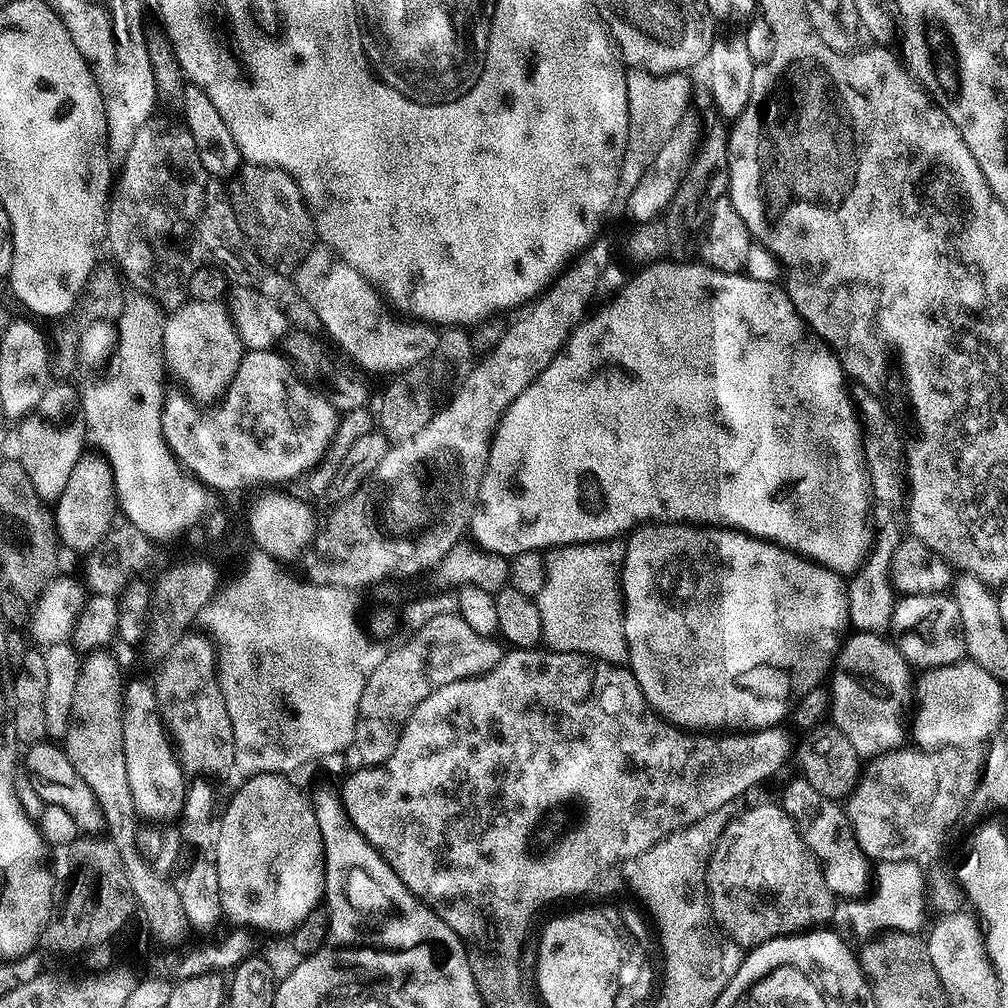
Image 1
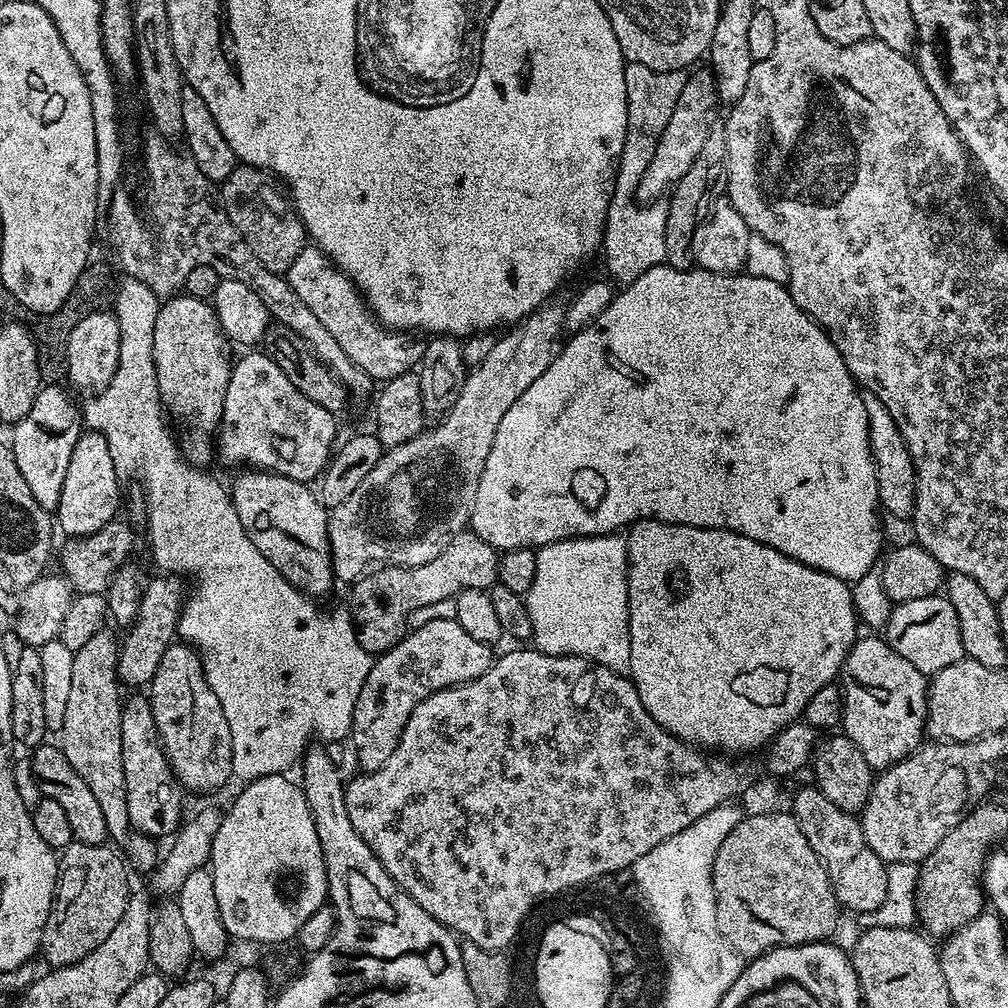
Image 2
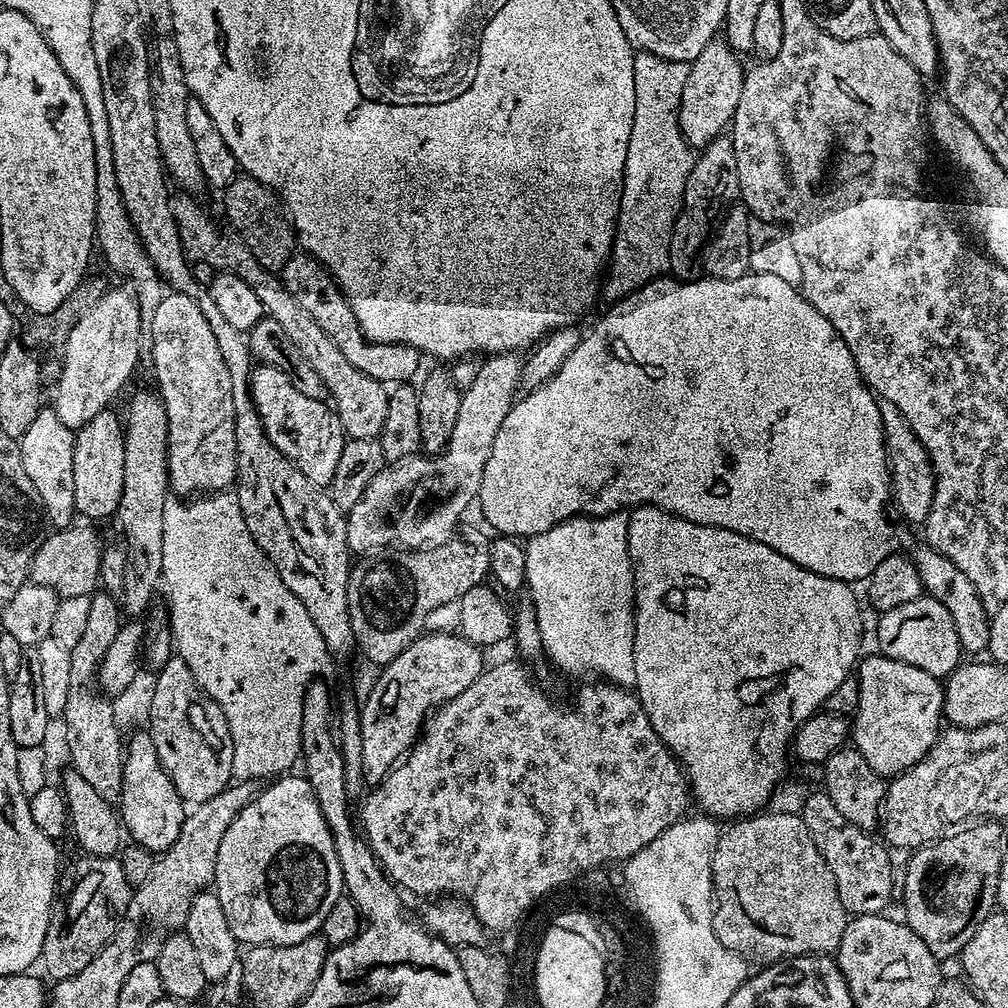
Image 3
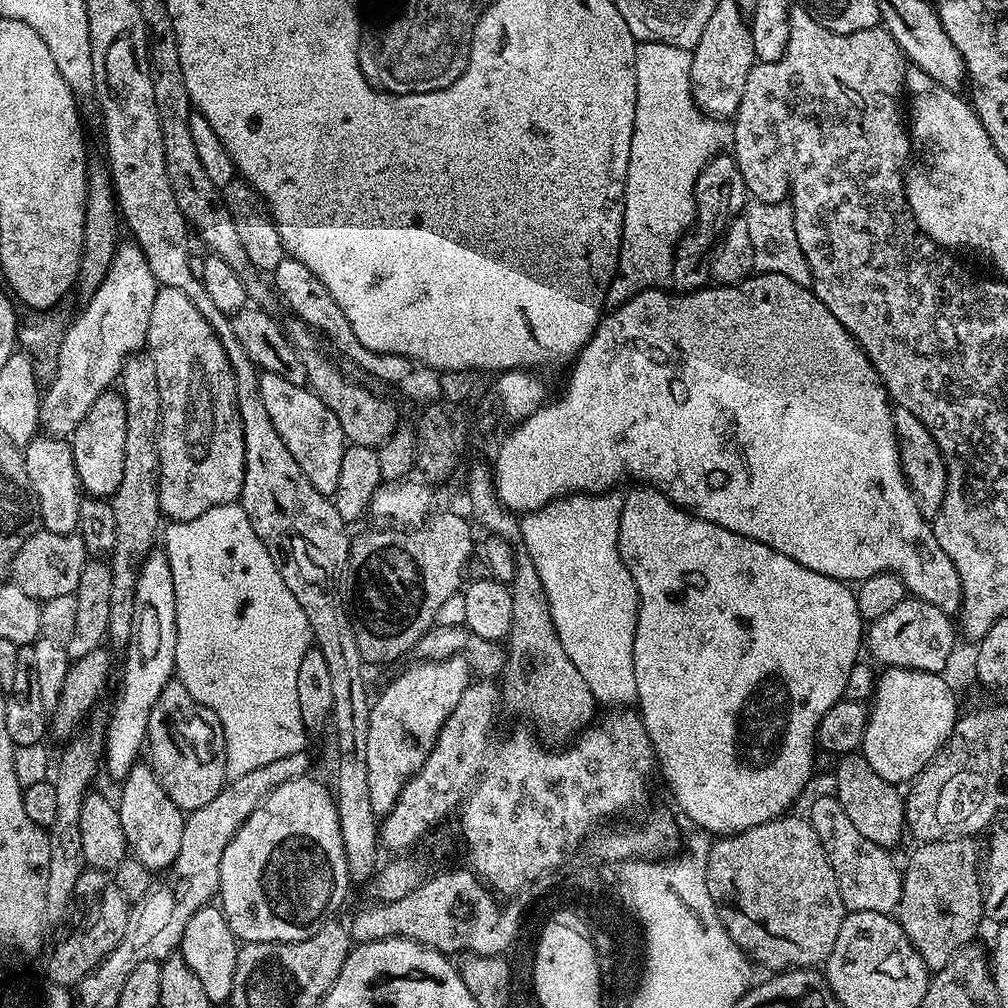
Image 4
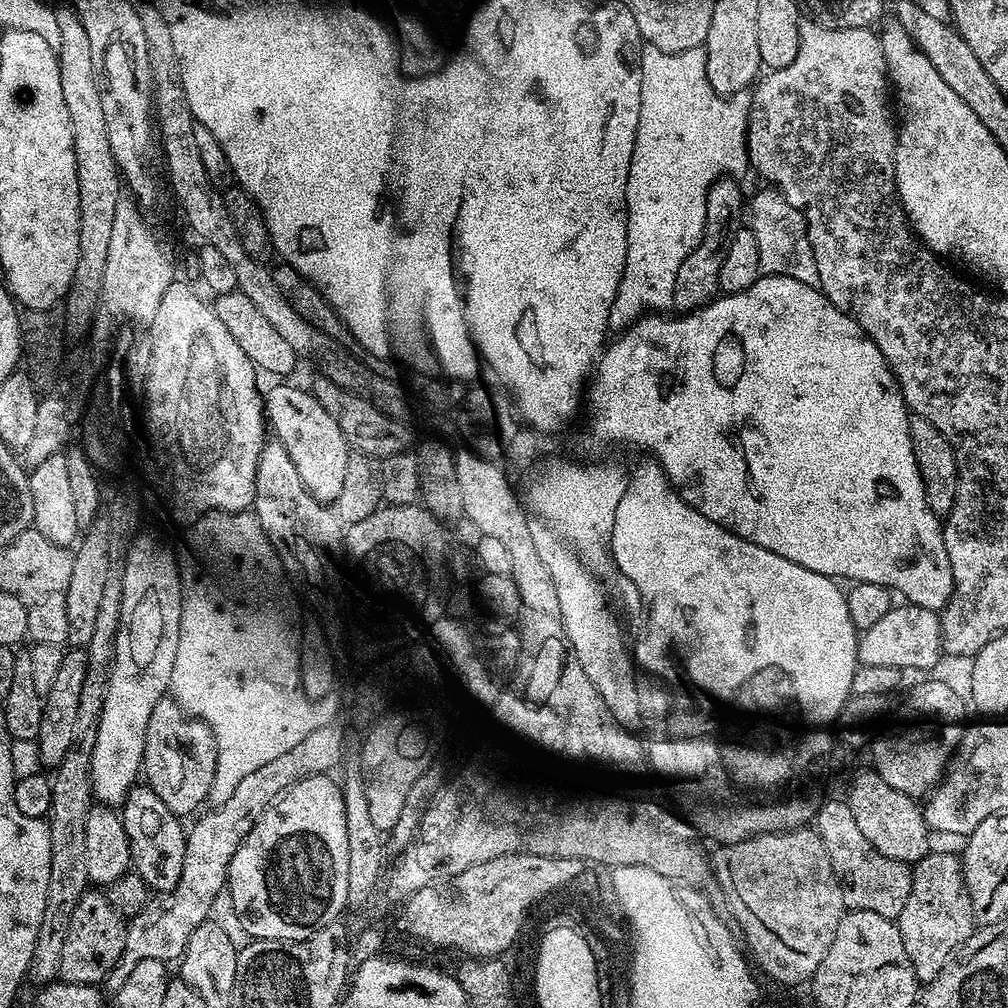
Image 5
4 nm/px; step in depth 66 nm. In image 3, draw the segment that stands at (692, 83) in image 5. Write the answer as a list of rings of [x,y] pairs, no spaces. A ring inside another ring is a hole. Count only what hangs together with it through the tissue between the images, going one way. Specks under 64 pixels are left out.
[[[636,52],[634,55],[634,74],[636,81],[634,82],[634,98],[636,105],[634,106],[634,126],[630,130],[630,146],[626,150],[626,166],[624,167],[624,185],[622,186],[622,194],[620,195],[620,213],[616,219],[616,237],[612,243],[612,255],[606,269],[606,279],[602,284],[602,296],[608,299],[608,302],[615,302],[626,298],[634,290],[638,290],[642,286],[646,286],[651,280],[659,280],[668,272],[668,259],[670,258],[670,234],[674,222],[680,213],[680,204],[684,201],[684,187],[686,186],[686,178],[690,174],[690,170],[696,164],[696,156],[693,149],[689,147],[687,141],[684,140],[683,134],[680,132],[679,126],[679,110],[680,99],[682,98],[682,88],[686,83],[689,65],[682,60],[671,61],[670,68],[673,72],[668,72],[664,76],[664,80],[656,81],[656,68],[664,68],[665,60],[658,58],[649,52]]]

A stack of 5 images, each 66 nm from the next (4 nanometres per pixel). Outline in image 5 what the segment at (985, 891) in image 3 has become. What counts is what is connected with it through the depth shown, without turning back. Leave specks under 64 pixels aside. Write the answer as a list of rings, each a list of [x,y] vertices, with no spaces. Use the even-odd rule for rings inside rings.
[[[934,850],[913,865],[910,895],[896,921],[917,981],[922,984],[932,981],[949,954],[974,931],[974,913],[964,886],[963,865],[957,855]]]

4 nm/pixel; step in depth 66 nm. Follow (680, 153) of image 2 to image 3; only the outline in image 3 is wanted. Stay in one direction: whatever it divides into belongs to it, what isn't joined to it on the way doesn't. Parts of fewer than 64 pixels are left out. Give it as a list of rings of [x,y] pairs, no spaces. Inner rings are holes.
[[[715,38],[706,44],[706,49],[698,54],[698,58],[689,63],[679,110],[680,132],[689,147],[703,149],[731,125],[746,75],[745,67],[738,60],[739,55],[729,47],[726,40]]]

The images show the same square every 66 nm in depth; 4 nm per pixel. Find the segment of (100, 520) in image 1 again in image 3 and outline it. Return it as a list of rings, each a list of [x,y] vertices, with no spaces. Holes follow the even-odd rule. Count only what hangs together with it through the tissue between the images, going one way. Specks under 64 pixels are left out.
[[[112,410],[94,414],[90,422],[75,429],[74,435],[74,502],[81,517],[104,520],[115,517],[122,497],[124,426]]]

